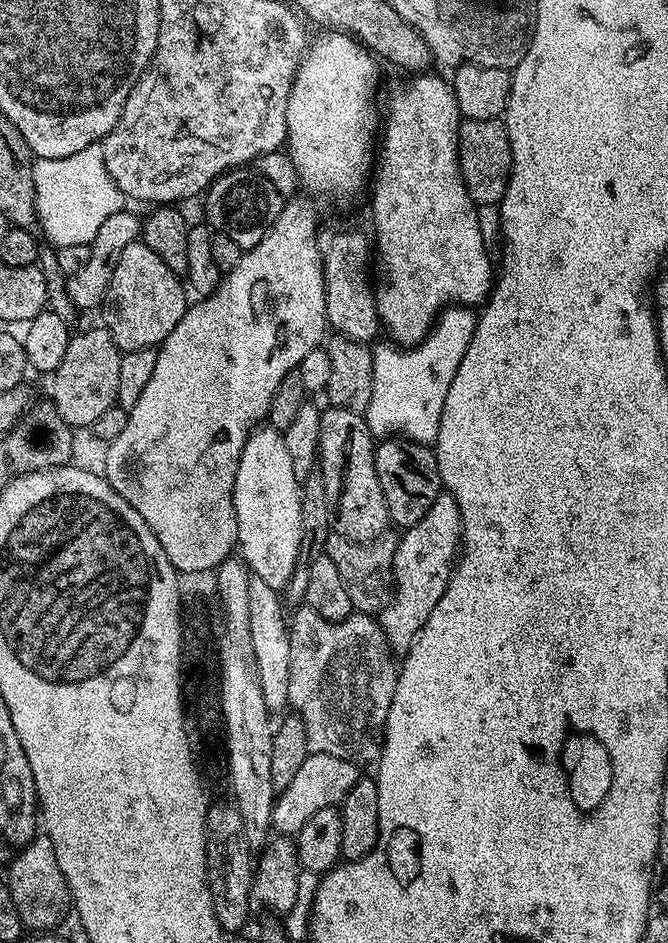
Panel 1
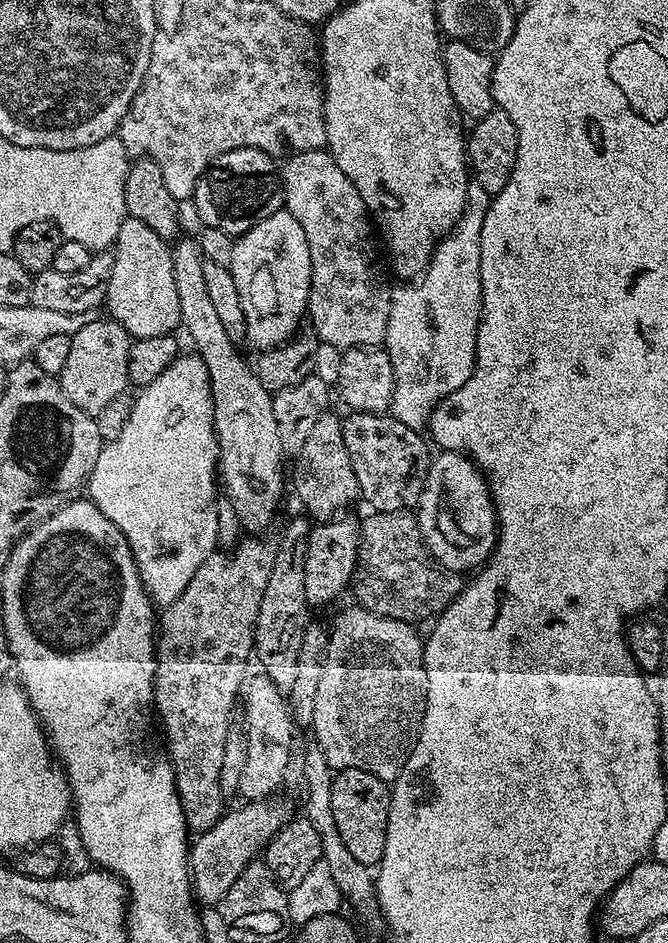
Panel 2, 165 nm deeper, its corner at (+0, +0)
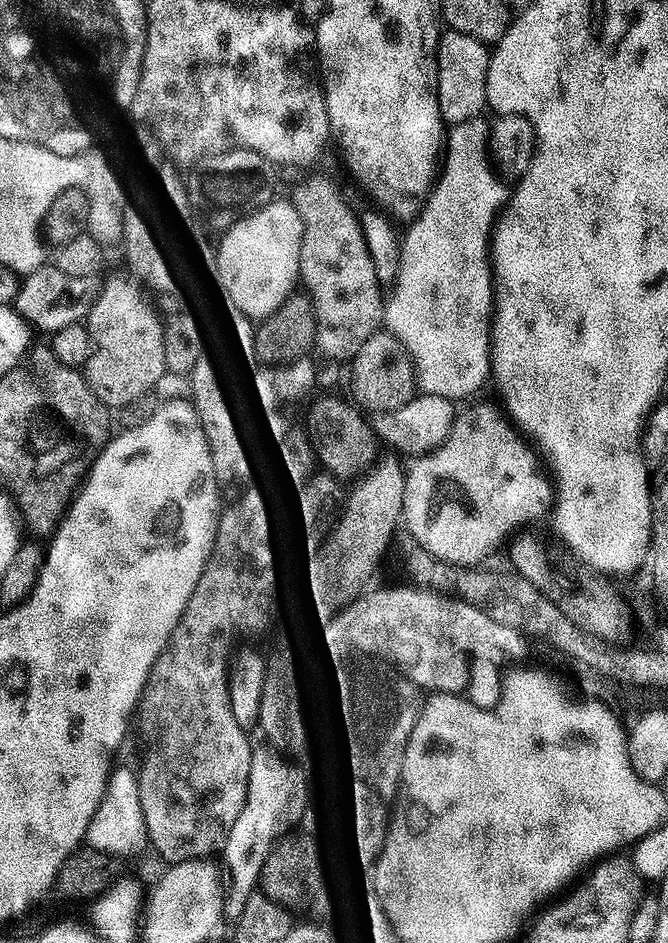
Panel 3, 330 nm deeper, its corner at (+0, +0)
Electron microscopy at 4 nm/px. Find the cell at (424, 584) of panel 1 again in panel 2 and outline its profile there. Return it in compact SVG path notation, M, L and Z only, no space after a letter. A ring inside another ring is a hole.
M447 450L439 454L431 457L428 472L432 480L428 480L428 488L421 495L424 498L424 516L418 516L424 520L421 538L427 555L436 564L457 574L468 574L479 569L496 548L496 506L485 473L469 456Z

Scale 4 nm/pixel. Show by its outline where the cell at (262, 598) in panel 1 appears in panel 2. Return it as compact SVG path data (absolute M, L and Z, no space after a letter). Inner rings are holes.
M257 674L256 677L247 681L246 687L242 692L242 708L244 704L244 724L248 745L246 746L246 768L242 776L239 795L245 801L267 801L280 788L280 783L284 780L284 775L288 772L288 763L292 760L292 739L298 731L297 725L292 718L292 710L288 702L288 697L281 692L270 678L263 674Z

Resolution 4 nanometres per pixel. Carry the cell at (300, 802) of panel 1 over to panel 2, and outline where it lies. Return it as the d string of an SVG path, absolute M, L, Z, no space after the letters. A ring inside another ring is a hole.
M247 801L242 808L229 809L216 825L201 831L191 841L188 854L188 871L192 874L192 891L199 903L219 905L224 895L246 870L265 851L281 827L288 821L288 814L276 802Z

